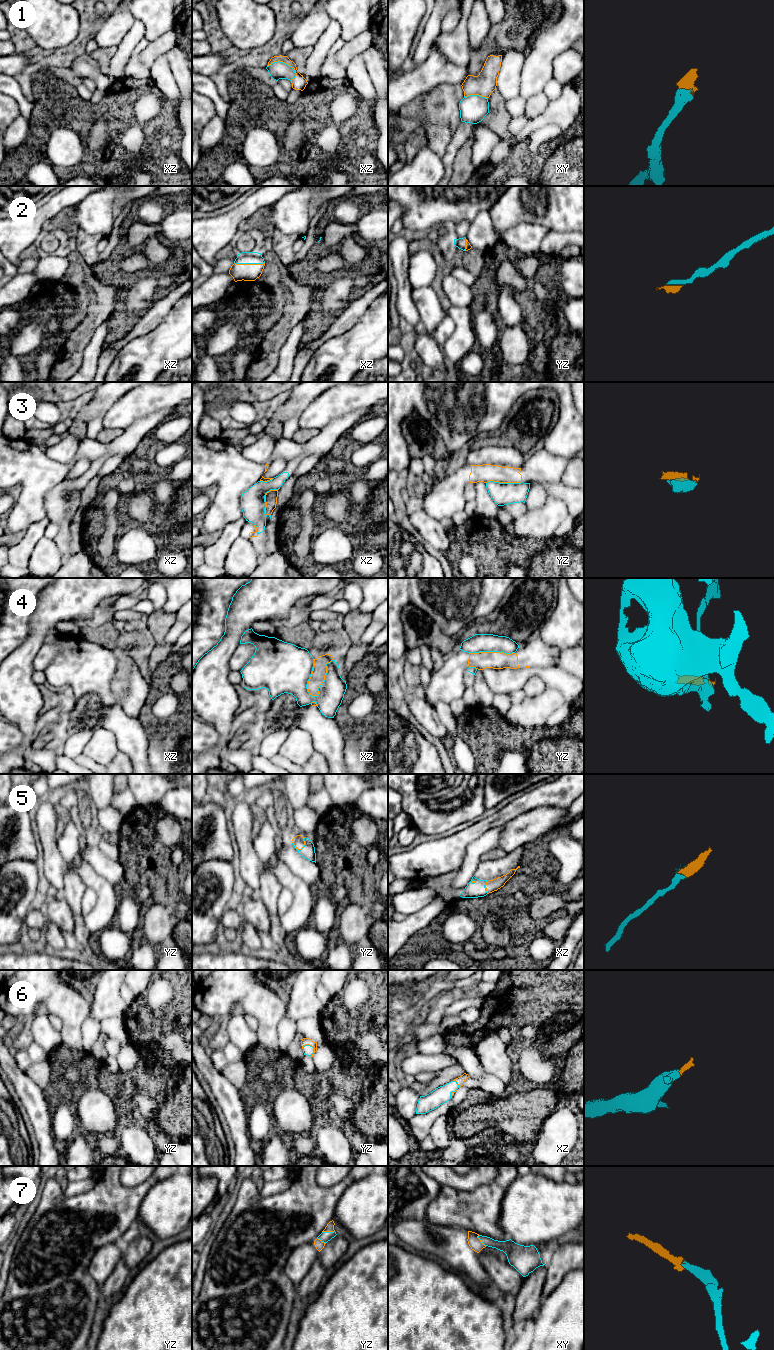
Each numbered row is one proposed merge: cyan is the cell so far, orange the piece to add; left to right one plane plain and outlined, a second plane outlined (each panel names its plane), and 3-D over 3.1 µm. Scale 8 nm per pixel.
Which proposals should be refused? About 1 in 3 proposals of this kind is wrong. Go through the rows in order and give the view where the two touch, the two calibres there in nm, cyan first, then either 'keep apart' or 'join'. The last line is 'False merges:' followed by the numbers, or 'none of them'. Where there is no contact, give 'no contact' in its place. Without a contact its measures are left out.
1: contact in xz; calibres 140 and 110 nm; join
2: contact in xz; calibres 100 and 140 nm; join
3: contact in yz; calibres 180 and 150 nm; keep apart
4: contact in xz; calibres 260 and 110 nm; keep apart
5: contact in yz; calibres 110 and 90 nm; join
6: contact in yz; calibres 90 and 60 nm; join
7: contact in yz; calibres 80 and 60 nm; join
False merges: 3, 4

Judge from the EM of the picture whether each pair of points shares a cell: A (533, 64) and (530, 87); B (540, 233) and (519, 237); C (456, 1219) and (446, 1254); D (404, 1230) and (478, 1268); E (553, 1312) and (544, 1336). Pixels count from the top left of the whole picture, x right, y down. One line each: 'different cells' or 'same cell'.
A: same cell
B: same cell
C: different cells
D: same cell
E: same cell

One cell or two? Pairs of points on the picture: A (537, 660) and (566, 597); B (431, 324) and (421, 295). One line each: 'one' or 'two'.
A: two
B: one

